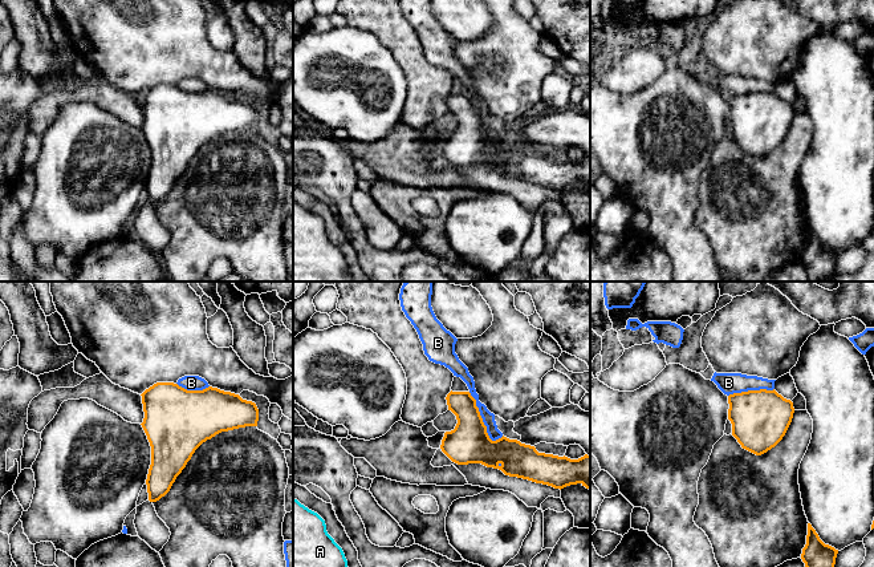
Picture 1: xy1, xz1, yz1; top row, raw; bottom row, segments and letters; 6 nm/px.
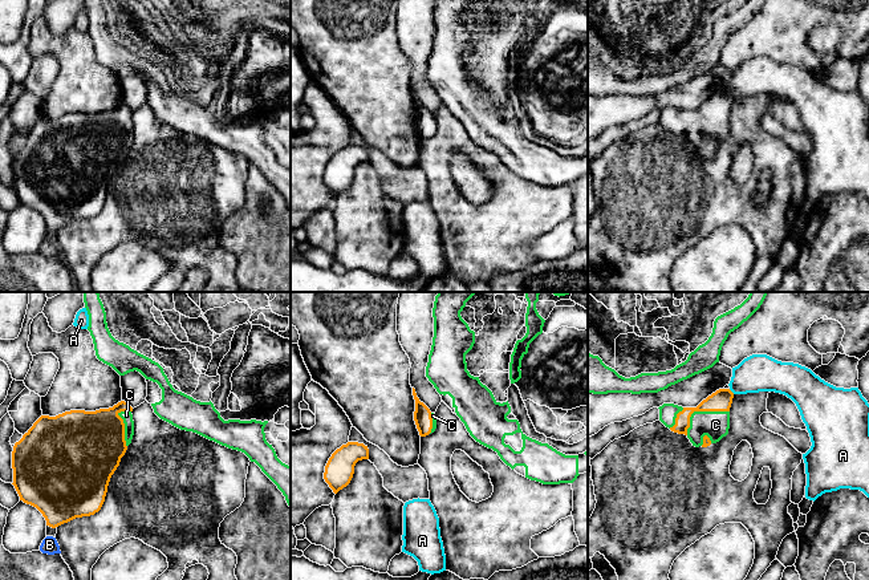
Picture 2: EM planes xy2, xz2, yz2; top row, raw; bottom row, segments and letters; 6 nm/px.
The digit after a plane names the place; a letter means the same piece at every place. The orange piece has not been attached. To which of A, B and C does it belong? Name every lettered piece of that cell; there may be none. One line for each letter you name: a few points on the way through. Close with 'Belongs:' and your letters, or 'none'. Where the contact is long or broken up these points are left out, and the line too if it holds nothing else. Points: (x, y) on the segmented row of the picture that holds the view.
Belongs: C

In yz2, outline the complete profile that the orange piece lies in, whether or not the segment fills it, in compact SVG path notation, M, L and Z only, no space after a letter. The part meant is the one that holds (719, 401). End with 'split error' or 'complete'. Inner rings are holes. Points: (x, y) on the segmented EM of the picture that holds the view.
M719 389L697 407L663 403L658 407L659 421L671 431L685 434L693 446L707 447L728 434L732 398L730 389Z; split error

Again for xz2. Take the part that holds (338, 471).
M348 442L332 454L325 466L324 479L334 494L350 483L354 466L362 459L369 459L369 449L358 442Z; complete

